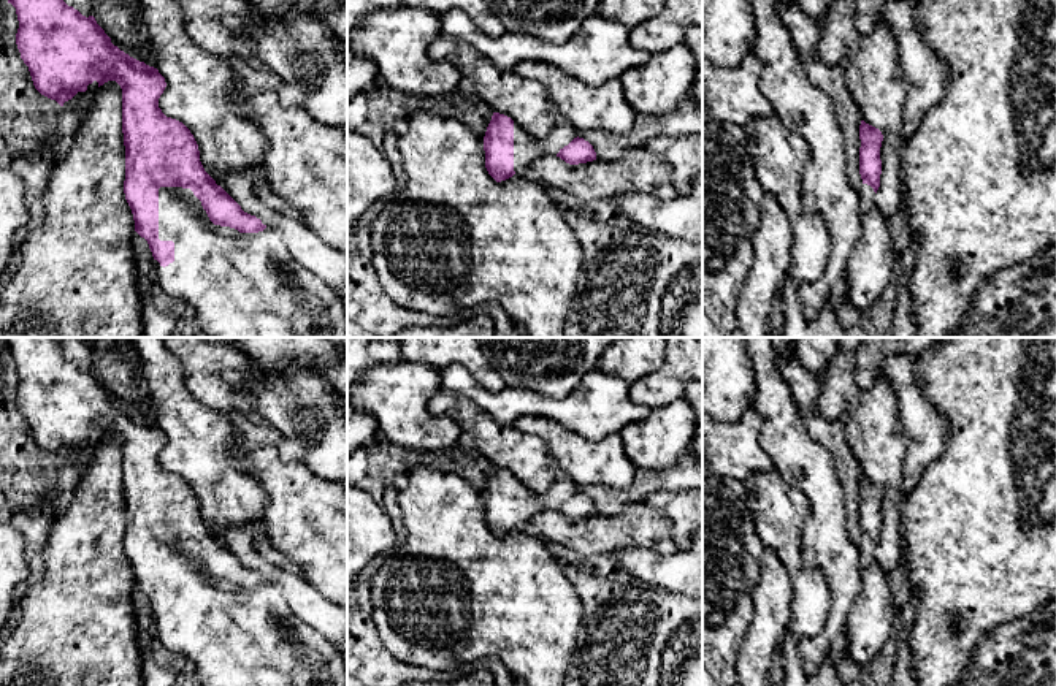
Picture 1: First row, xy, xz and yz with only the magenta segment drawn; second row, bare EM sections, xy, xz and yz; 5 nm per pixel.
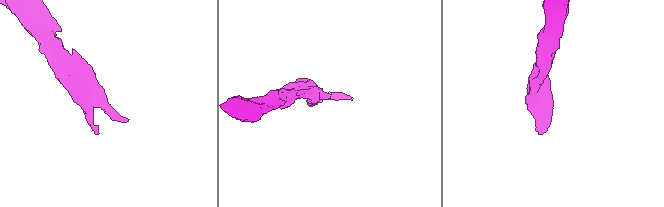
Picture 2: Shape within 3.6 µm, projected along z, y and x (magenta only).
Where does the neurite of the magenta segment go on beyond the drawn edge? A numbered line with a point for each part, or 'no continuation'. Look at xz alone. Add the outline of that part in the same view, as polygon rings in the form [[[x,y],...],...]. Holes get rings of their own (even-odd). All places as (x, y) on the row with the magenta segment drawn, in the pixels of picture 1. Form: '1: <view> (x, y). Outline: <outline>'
1: xz (527, 149). Outline: [[[561,120],[545,138],[533,138],[514,124],[514,171],[530,168],[545,155],[557,155],[564,146],[577,138],[576,128]]]

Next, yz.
1: yz (872, 265). Outline: [[[861,184],[858,193],[861,234],[847,261],[845,277],[848,301],[864,311],[883,295],[888,284],[897,276],[897,255],[890,220],[877,208],[874,189]]]

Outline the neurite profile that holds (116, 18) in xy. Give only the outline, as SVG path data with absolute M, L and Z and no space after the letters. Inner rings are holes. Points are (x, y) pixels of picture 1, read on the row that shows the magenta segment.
M90 0L97 24L130 57L157 68L155 49L149 41L143 22L136 21L133 10L124 0Z

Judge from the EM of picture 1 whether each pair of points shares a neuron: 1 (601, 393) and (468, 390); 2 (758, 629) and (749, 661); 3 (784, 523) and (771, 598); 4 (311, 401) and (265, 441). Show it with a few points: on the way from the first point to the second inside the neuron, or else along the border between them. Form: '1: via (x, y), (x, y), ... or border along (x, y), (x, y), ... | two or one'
1: via (568, 407), (501, 403) | one
2: via (758, 637), (757, 653) | one
3: border along (766, 545), (779, 556), (792, 590) | two
4: border along (254, 401), (279, 436), (279, 457), (297, 463) | two

